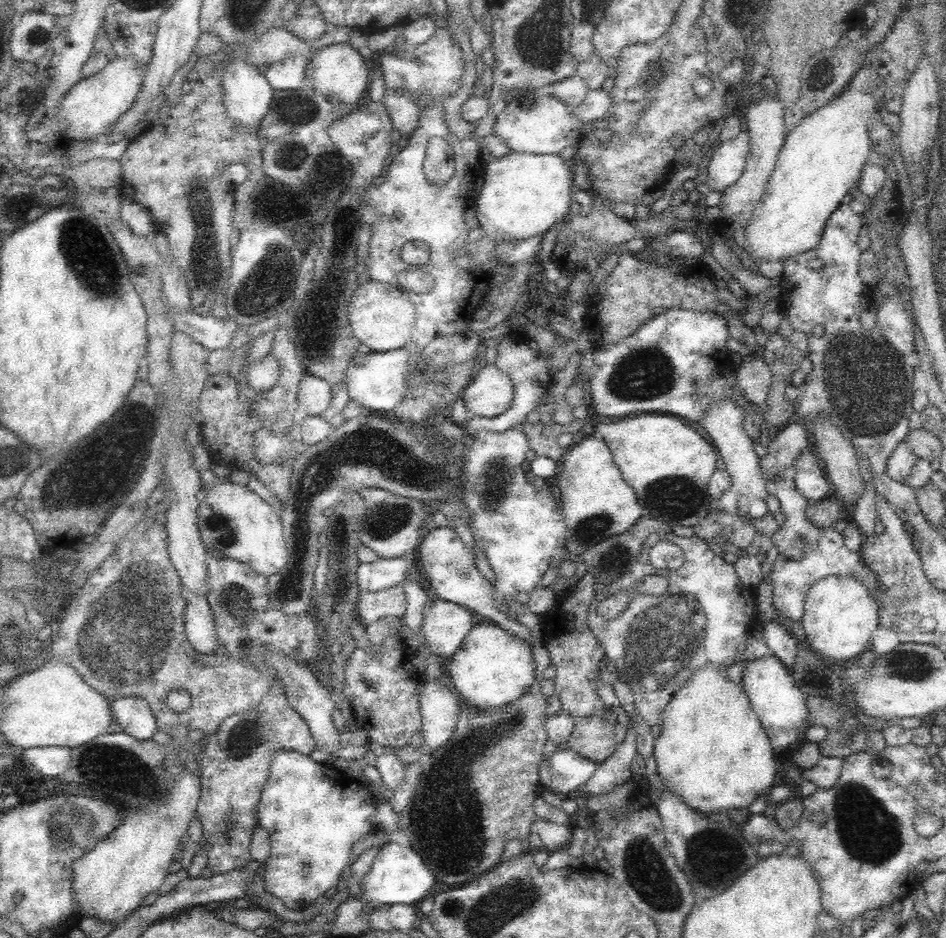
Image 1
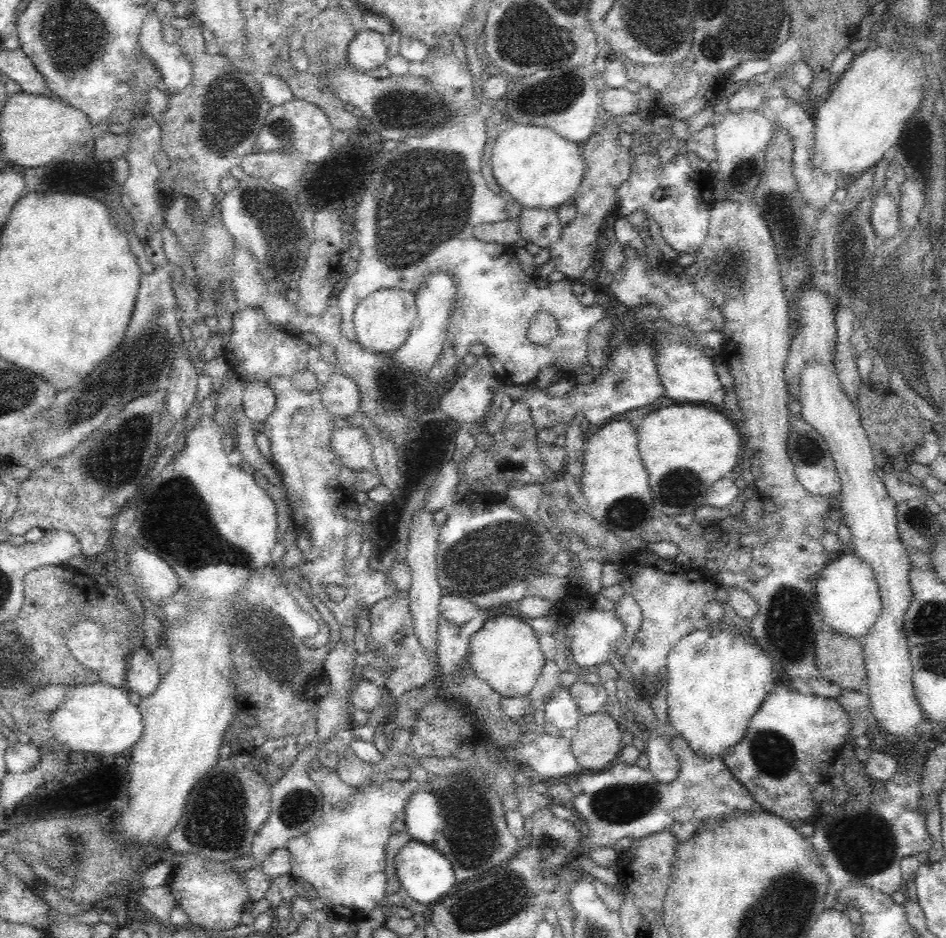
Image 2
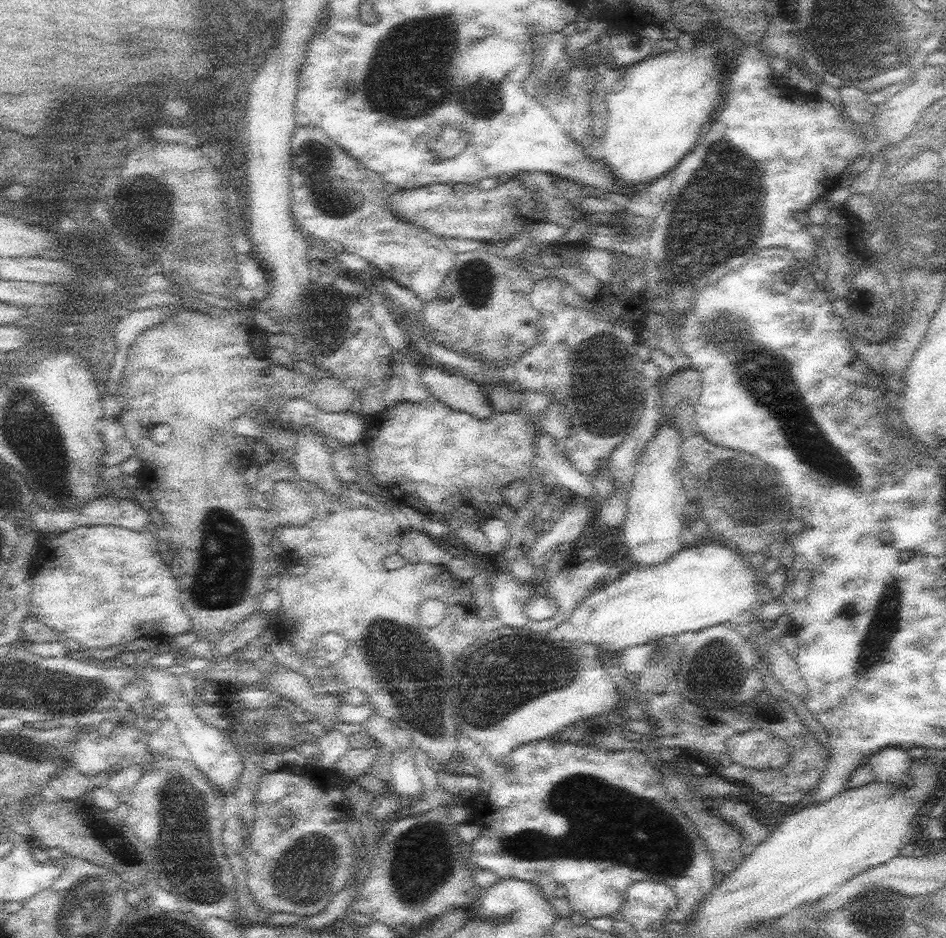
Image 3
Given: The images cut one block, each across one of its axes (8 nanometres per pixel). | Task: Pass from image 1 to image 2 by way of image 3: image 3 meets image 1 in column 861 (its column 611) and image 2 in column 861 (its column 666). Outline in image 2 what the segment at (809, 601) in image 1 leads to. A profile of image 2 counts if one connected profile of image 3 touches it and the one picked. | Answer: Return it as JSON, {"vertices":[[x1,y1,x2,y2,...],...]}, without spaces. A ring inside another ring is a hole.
{"vertices":[[840,554,840,558,832,558,832,562,828,562,816,584,816,602,828,630,832,630,834,634,842,634,844,638,856,640,868,634,882,608,874,570,856,554]]}

